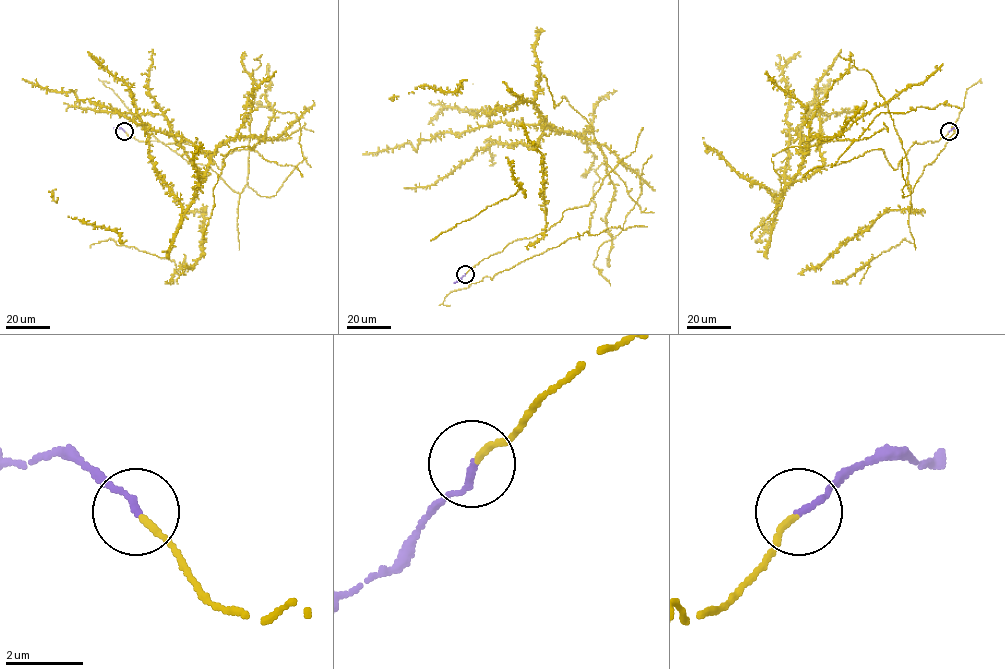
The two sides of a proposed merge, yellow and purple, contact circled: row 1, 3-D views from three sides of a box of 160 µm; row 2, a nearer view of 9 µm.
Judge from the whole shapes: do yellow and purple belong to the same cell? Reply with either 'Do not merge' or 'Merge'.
Merge

